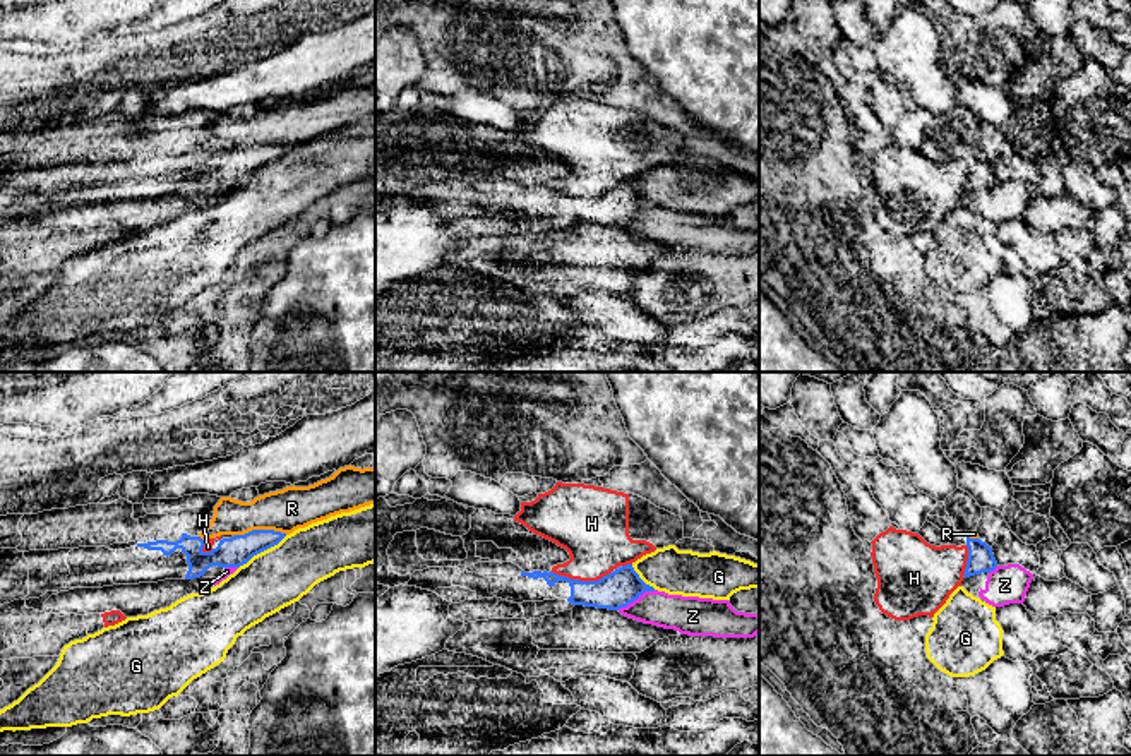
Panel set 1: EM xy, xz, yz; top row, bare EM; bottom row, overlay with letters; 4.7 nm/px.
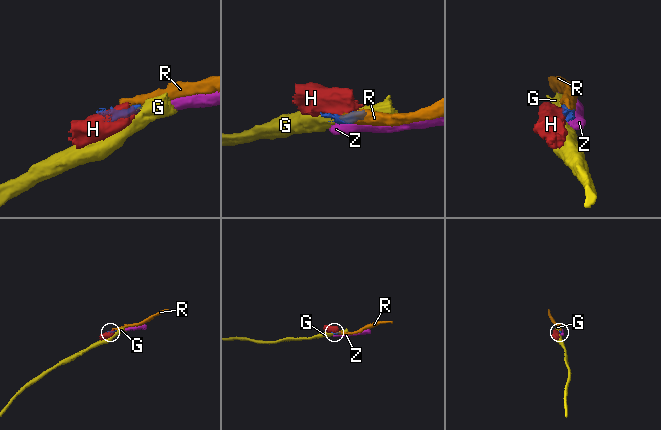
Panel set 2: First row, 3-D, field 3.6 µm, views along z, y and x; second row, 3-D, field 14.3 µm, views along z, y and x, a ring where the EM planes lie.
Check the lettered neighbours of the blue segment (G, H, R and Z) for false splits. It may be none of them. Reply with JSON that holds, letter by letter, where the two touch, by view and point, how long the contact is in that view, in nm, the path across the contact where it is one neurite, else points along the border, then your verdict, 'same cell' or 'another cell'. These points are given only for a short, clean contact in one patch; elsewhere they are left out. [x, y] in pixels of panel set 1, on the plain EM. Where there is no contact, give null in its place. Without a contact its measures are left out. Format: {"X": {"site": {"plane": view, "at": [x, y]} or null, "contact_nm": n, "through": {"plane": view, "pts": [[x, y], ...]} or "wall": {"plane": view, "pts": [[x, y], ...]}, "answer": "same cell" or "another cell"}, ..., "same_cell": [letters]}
{"G": {"site": {"plane": "xy", "at": [263, 167]}, "contact_nm": 280, "wall": {"plane": "xy", "pts": [[287, 151], [254, 170], [239, 184]]}, "answer": "another cell"}, "H": {"site": {"plane": "xz", "at": [581, 198]}, "contact_nm": 280, "wall": {"plane": "xz", "pts": [[550, 187], [580, 196], [600, 196], [610, 189]]}, "answer": "another cell"}, "R": {"site": {"plane": "xy", "at": [261, 146]}, "contact_nm": 240, "through": {"plane": "xy", "pts": [[232, 168], [261, 146], [278, 129], [292, 124]]}, "answer": "same cell"}, "Z": {"site": {"plane": "xz", "at": [636, 215]}, "contact_nm": 200, "wall": {"plane": "xz", "pts": [[655, 206], [645, 206], [617, 225]]}, "answer": "another cell"}, "same_cell": ["R"]}

